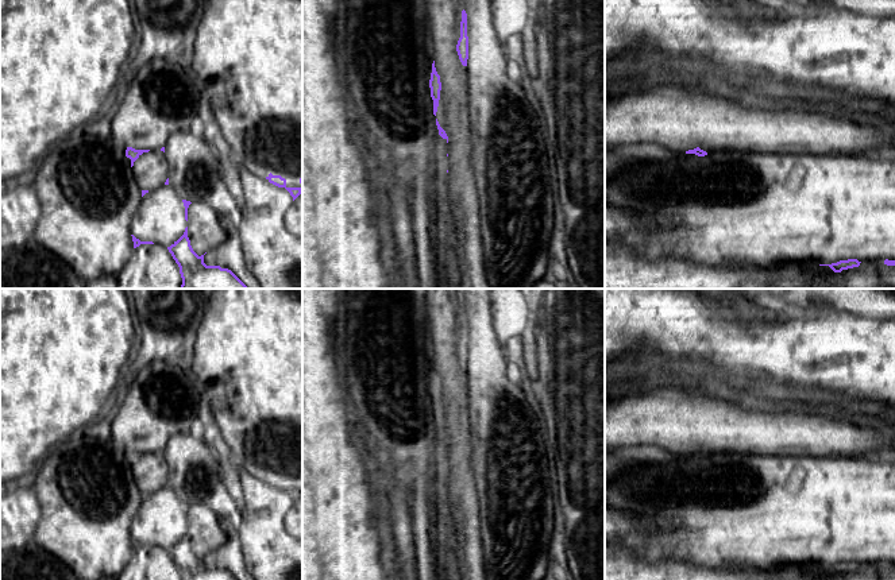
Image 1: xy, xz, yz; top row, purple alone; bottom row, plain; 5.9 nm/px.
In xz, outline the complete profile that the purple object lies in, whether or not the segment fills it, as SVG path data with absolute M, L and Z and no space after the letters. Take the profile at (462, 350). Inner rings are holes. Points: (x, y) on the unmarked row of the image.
M462 313L460 340L456 347L456 353L463 368L467 368L468 361L468 339L467 339L467 316Z

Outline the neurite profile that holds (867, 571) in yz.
M861 564L859 569L834 575L823 571L813 571L799 575L780 573L778 580L895 580L895 568L887 568L884 564Z

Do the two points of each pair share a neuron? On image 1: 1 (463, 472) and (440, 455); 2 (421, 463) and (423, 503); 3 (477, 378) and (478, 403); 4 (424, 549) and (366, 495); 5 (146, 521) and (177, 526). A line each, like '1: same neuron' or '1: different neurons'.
1: different neurons
2: same neuron
3: same neuron
4: different neurons
5: same neuron

